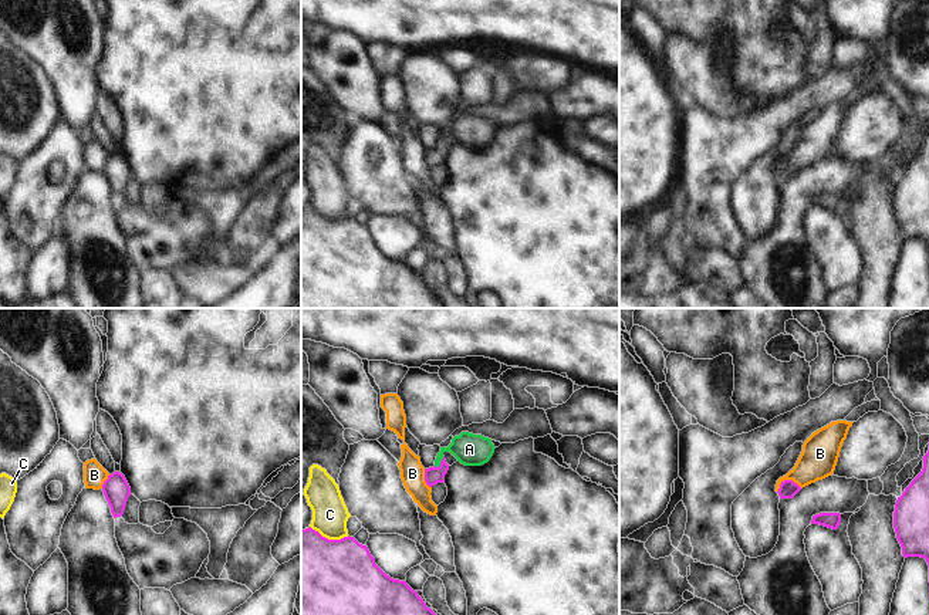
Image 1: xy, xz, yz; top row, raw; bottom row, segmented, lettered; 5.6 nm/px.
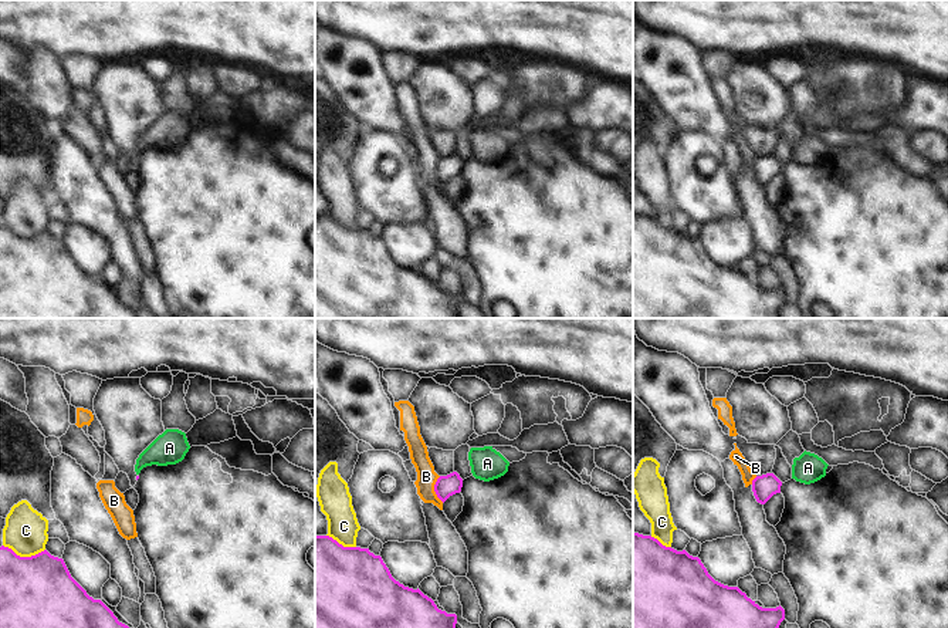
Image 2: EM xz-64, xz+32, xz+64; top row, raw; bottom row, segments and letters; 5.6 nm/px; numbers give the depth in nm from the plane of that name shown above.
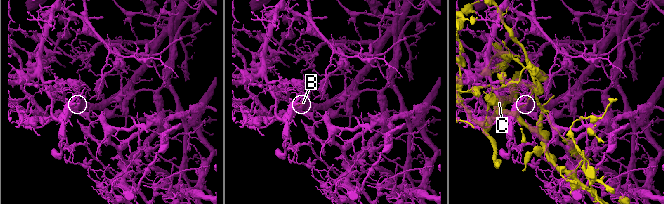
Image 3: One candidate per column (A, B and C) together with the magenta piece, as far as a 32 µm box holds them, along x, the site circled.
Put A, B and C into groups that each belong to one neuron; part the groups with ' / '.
A / B / C

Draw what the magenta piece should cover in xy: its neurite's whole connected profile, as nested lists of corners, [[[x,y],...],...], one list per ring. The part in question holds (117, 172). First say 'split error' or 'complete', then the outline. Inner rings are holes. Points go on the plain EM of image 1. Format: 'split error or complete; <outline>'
complete; [[[114,153],[102,166],[104,178],[111,189],[114,200],[124,196],[128,179],[131,178],[131,169],[125,158],[119,153]]]

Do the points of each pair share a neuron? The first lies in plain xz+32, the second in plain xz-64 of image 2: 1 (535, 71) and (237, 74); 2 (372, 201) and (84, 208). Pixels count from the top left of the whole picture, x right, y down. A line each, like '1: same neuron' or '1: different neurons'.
1: same neuron
2: same neuron

